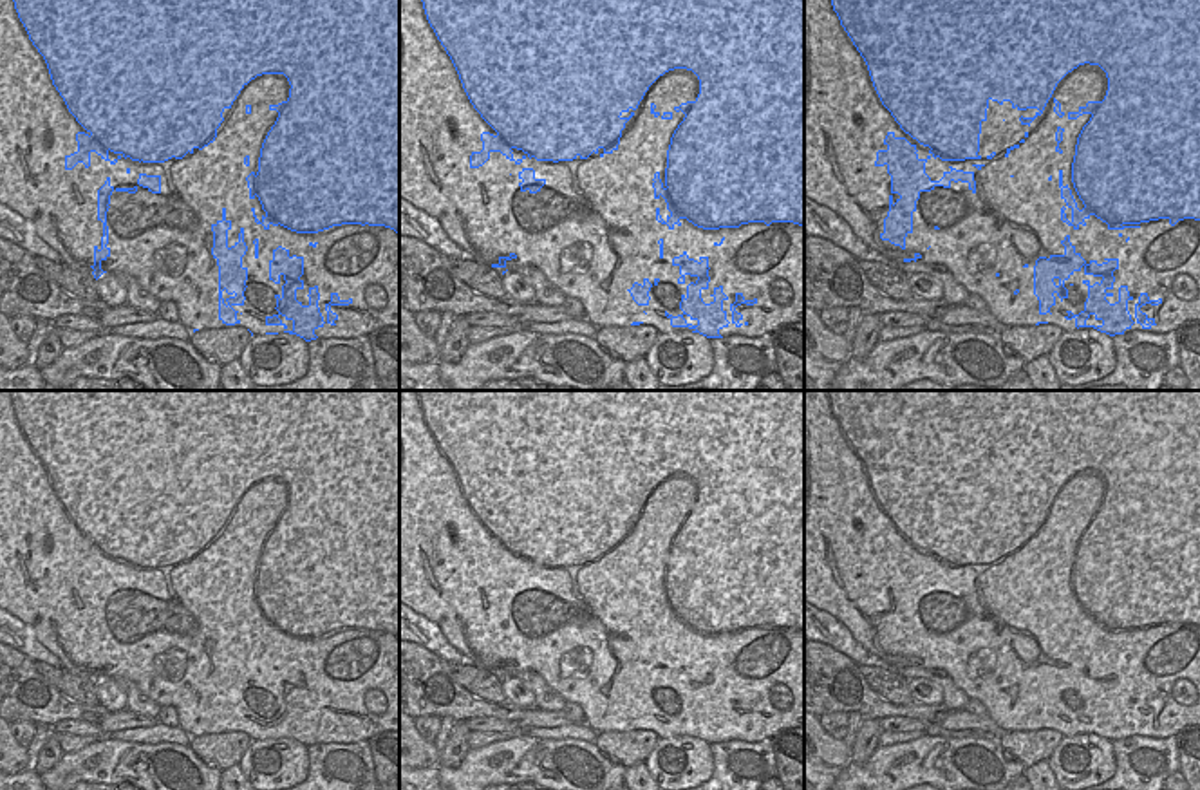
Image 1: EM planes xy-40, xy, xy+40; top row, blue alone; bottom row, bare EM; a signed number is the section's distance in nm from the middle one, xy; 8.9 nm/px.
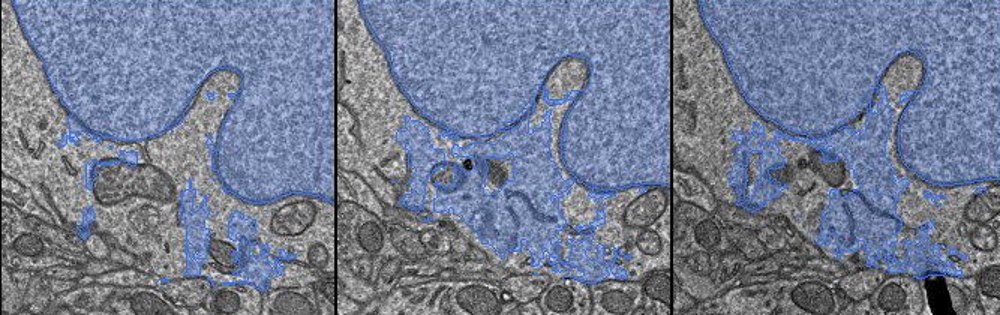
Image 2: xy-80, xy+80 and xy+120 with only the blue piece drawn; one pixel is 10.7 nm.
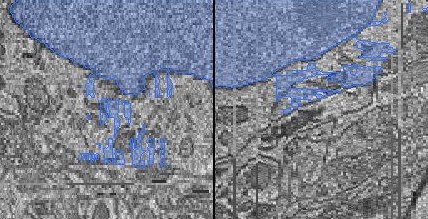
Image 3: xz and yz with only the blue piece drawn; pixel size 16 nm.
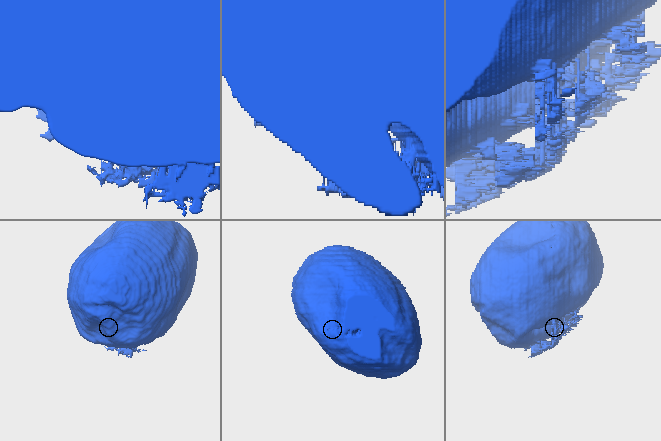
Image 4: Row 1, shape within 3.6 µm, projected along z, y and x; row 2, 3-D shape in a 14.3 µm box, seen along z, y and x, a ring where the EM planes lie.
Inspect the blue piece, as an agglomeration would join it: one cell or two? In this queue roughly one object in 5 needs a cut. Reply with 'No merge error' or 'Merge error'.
No merge error.

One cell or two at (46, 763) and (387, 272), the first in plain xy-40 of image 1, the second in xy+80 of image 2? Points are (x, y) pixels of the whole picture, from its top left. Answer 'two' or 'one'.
one

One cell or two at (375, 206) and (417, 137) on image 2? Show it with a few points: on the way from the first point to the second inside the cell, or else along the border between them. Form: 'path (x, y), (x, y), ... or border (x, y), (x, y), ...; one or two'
border (356, 173), (383, 206); two

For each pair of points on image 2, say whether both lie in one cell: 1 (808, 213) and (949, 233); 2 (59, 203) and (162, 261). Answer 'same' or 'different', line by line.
1: same
2: same

